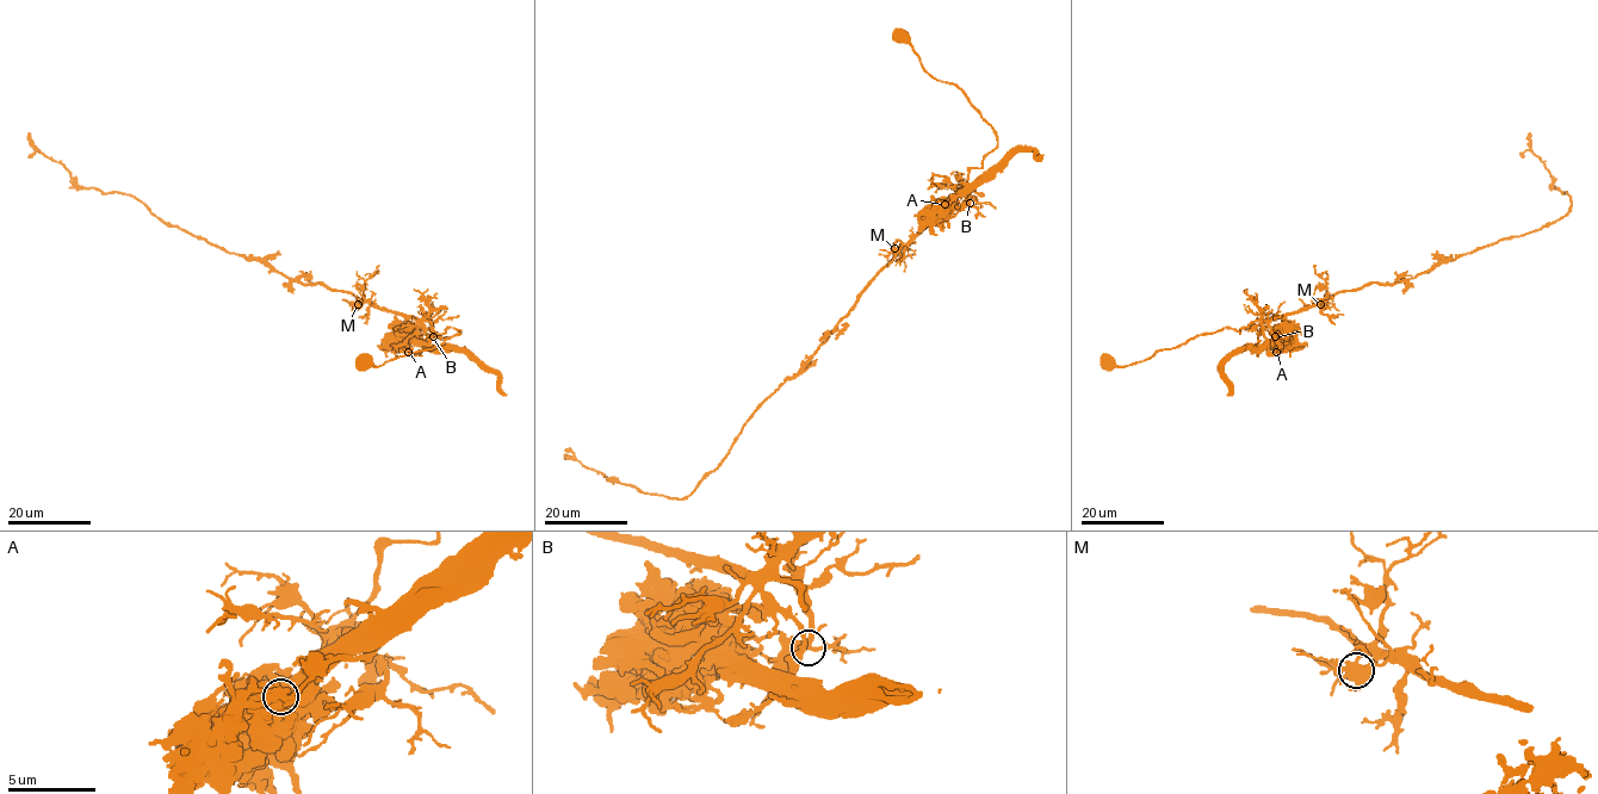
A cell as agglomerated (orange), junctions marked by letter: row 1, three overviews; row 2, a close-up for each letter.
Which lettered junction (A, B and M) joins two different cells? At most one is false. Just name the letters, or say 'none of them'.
A

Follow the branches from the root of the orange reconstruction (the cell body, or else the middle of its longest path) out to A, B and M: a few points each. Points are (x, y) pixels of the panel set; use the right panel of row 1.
A: (1107, 361), (1128, 366), (1202, 334), (1225, 328), (1240, 334), (1255, 321), (1276, 333), (1277, 352)
B: (1107, 361), (1128, 366), (1202, 334), (1225, 328), (1240, 334), (1259, 320), (1264, 320), (1275, 336)
M: (1107, 361), (1128, 366), (1202, 334), (1225, 328), (1240, 334), (1252, 322), (1283, 318), (1320, 304)

